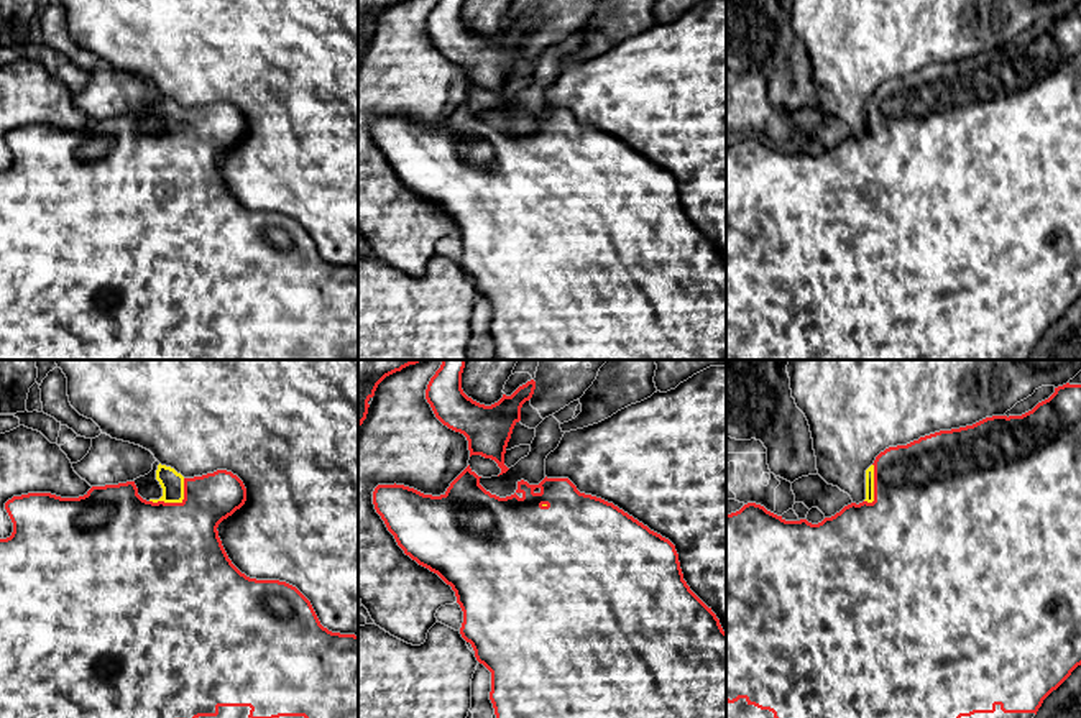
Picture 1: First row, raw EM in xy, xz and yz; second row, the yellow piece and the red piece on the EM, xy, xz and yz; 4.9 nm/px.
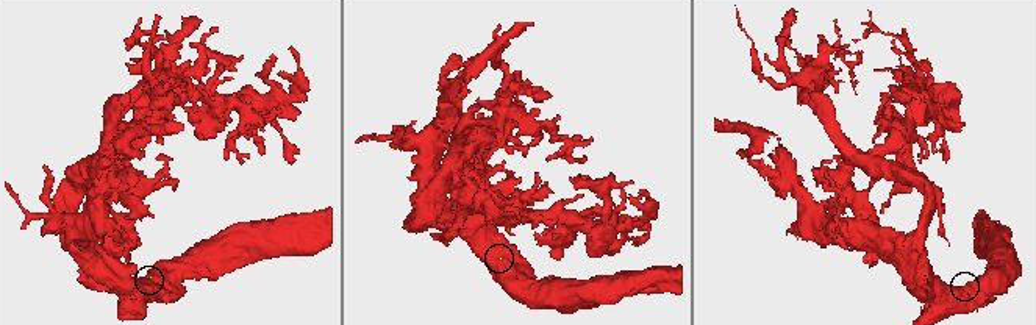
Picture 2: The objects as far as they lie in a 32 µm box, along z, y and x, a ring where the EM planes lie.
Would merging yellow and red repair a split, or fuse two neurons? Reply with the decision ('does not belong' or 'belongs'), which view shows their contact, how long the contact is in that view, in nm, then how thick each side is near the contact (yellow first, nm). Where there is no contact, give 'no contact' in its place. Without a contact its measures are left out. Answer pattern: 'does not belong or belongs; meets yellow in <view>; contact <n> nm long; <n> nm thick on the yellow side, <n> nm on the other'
belongs; meets yellow in xy; contact 200 nm long; 120 nm thick on the yellow side, 500 nm on the other

